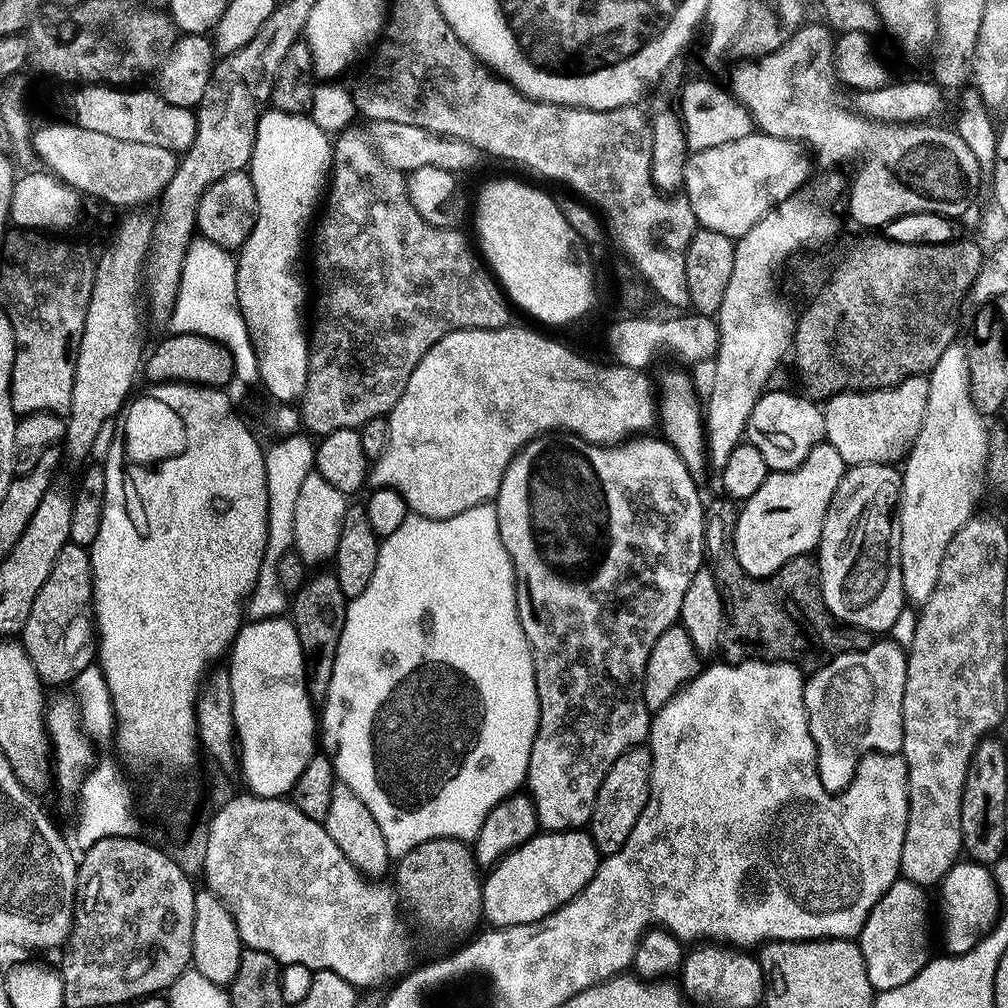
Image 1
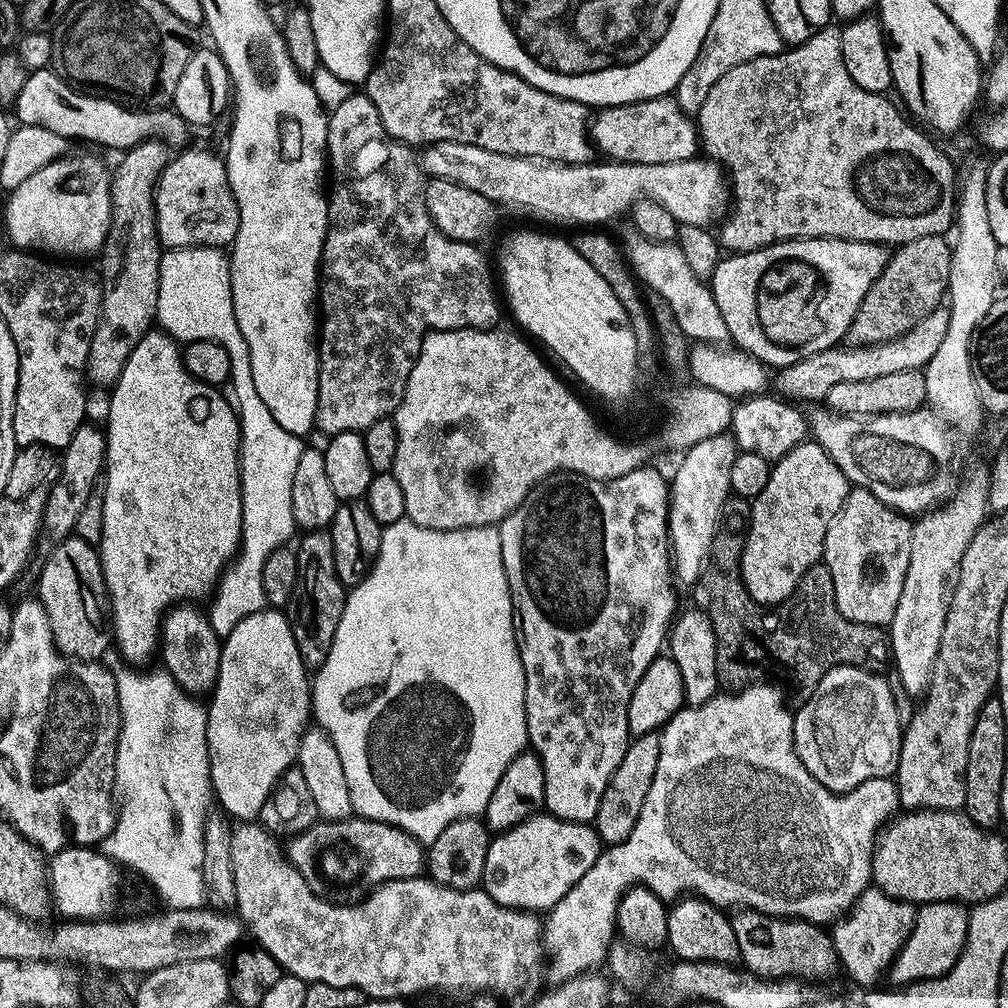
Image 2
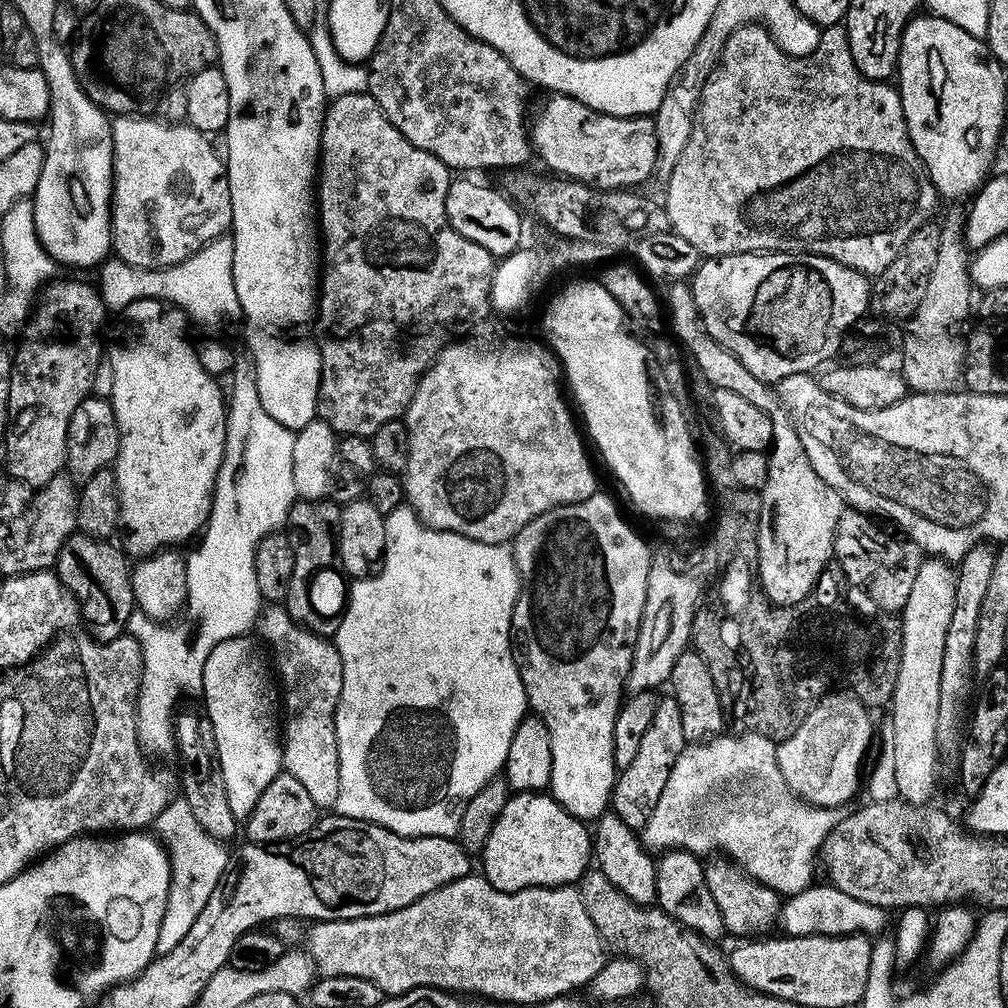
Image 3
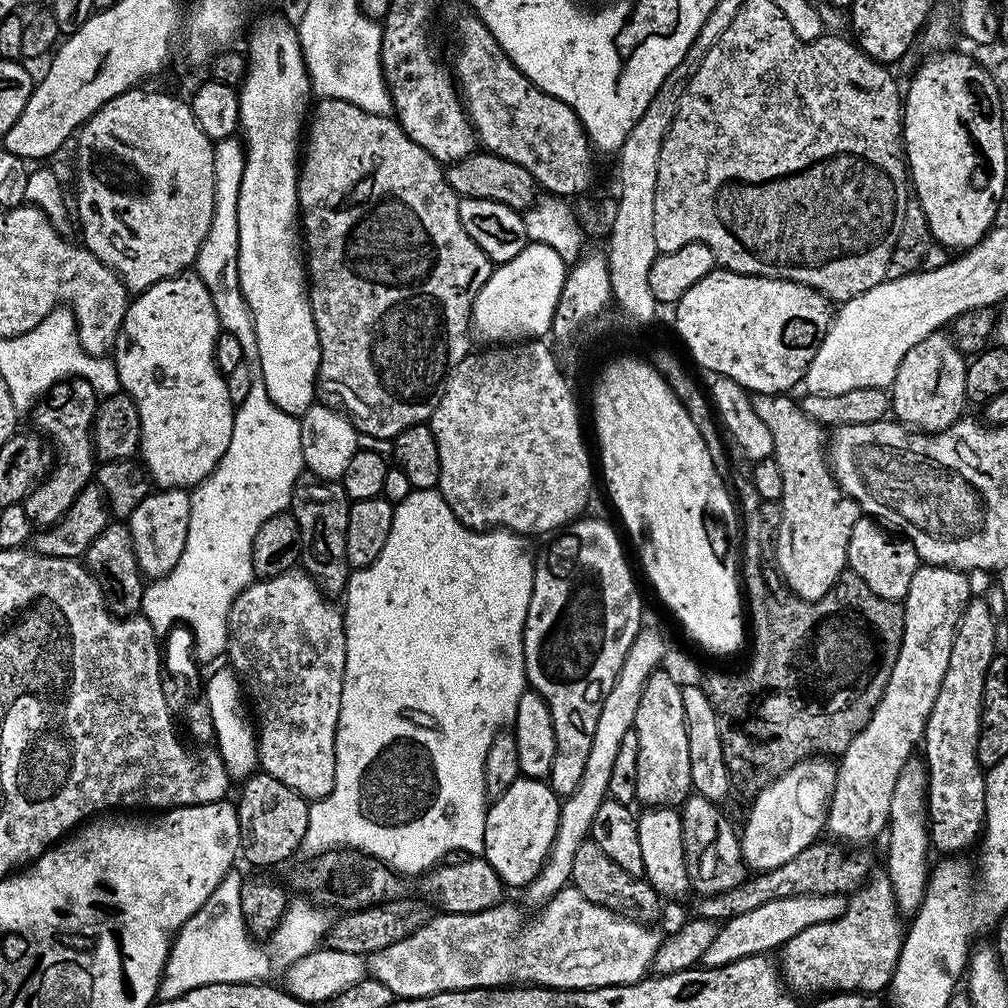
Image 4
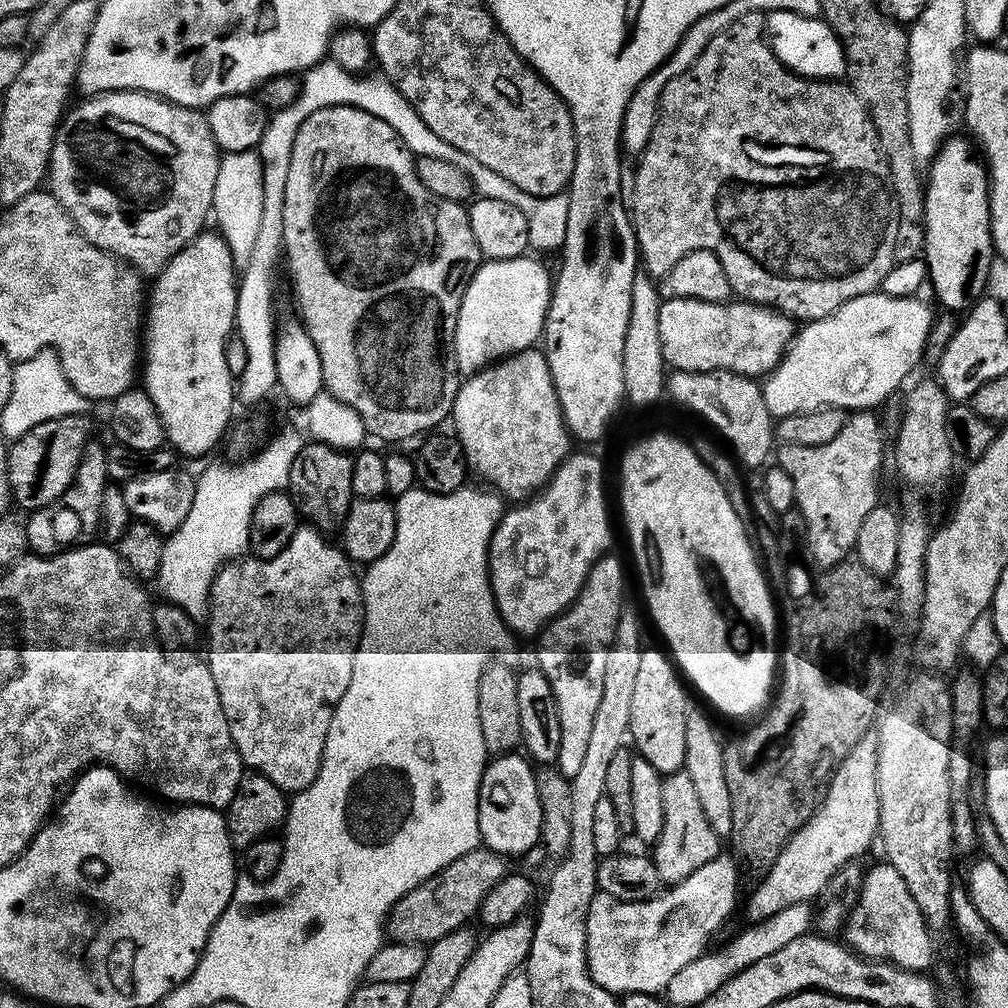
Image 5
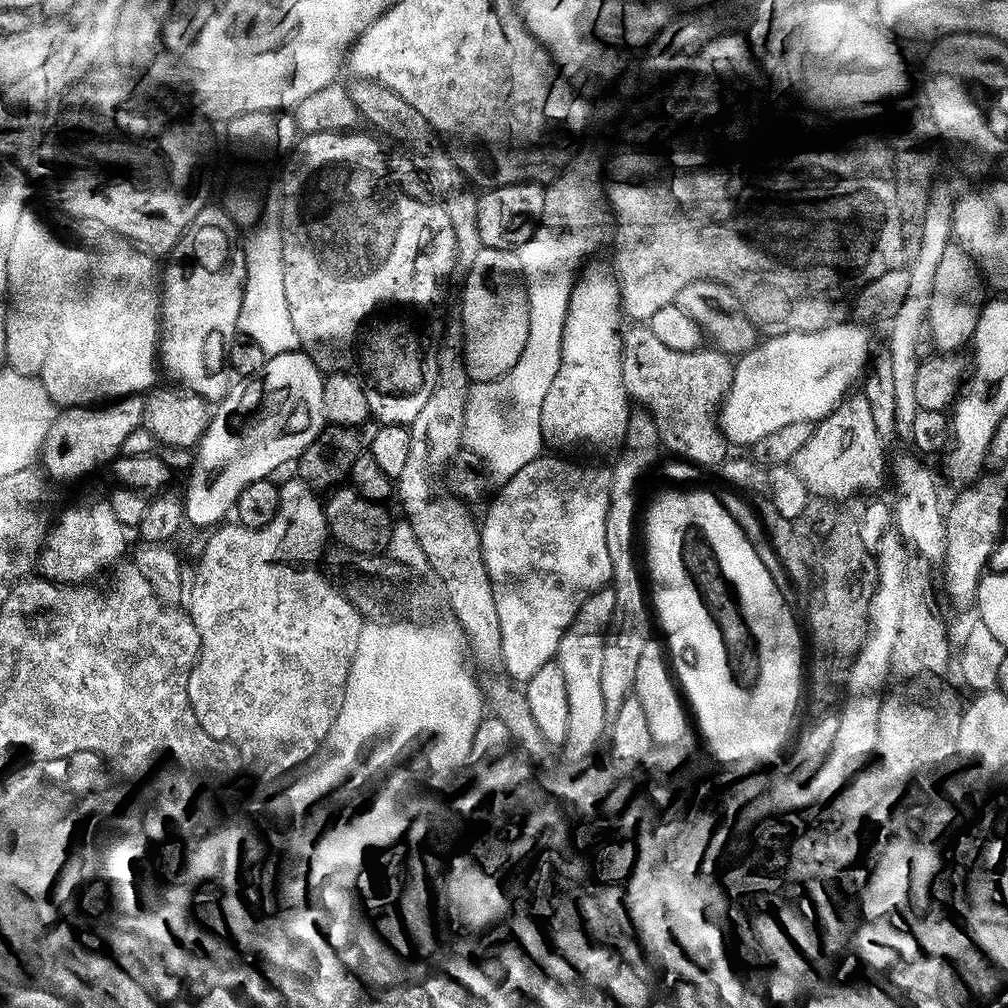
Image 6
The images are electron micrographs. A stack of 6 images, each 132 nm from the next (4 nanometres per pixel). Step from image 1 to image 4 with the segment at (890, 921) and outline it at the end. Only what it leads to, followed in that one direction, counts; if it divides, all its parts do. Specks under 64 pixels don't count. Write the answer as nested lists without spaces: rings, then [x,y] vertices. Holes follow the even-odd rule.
[[[802,894],[772,899],[754,910],[747,911],[746,914],[732,916],[725,921],[717,929],[716,936],[703,955],[701,963],[705,967],[718,968],[728,965],[731,961],[737,961],[738,958],[775,951],[804,928],[840,917],[847,904],[848,898],[842,894]]]

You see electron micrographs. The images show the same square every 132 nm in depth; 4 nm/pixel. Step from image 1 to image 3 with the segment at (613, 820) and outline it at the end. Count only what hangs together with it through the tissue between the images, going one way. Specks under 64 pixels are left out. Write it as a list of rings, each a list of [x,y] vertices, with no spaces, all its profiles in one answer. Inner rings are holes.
[[[671,698],[657,699],[654,722],[646,729],[646,735],[638,745],[638,754],[634,754],[630,766],[619,769],[616,784],[612,787],[611,811],[616,812],[618,818],[626,822],[626,826],[634,830],[646,826],[650,814],[654,814],[654,806],[658,806],[658,798],[662,798],[662,788],[666,786],[666,778],[670,778],[670,770],[685,746],[682,710],[678,710],[678,702]]]

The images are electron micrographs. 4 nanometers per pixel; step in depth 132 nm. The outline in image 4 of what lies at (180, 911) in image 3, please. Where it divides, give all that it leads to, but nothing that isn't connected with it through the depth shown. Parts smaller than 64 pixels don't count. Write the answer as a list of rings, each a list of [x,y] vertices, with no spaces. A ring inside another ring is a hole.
[[[228,887],[214,890],[208,901],[176,933],[160,976],[159,999],[178,998],[178,994],[186,994],[186,990],[194,990],[194,986],[206,986],[210,982],[259,984],[275,981],[275,976],[283,977],[303,956],[320,948],[327,937],[330,927],[330,919],[324,913],[327,911],[315,903],[292,902],[283,922],[261,942],[248,931],[237,889]]]

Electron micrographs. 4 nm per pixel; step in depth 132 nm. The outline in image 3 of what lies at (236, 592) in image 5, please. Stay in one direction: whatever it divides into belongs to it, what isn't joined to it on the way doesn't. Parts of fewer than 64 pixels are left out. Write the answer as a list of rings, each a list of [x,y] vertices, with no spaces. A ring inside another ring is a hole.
[[[268,606],[258,617],[258,629],[268,639],[272,647],[270,660],[282,689],[282,768],[310,793],[317,809],[328,810],[335,805],[338,798],[338,774],[340,759],[338,758],[338,734],[336,733],[336,707],[342,694],[342,660],[335,643],[323,636],[316,636],[309,628],[296,623],[287,607]]]

